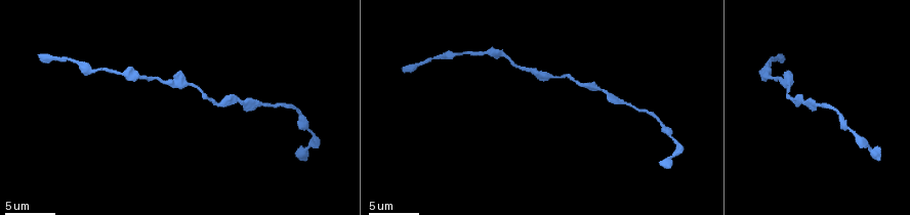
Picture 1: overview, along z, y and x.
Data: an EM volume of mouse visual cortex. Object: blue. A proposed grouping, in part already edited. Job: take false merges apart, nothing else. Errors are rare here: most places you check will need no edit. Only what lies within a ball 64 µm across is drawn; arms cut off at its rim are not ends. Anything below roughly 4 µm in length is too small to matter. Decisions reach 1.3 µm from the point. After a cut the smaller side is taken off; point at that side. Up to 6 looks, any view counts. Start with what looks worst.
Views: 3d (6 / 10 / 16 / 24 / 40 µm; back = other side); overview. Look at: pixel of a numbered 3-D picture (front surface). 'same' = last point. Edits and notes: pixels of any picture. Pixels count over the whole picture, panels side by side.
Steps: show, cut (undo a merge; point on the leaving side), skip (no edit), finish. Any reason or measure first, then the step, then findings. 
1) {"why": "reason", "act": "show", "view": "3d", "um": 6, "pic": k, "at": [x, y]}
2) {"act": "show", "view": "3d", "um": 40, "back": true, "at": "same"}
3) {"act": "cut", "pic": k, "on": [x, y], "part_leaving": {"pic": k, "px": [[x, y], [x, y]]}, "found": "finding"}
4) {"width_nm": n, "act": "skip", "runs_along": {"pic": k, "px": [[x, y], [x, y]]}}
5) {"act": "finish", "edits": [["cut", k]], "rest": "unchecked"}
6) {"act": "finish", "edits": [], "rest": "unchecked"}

{"why": "sudden change in width", "act": "show", "view": "3d", "um": 6, "pic": 1, "at": [532, 71]}

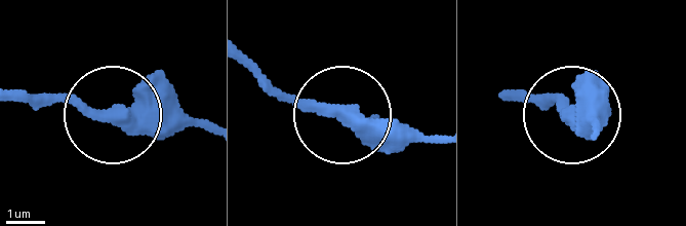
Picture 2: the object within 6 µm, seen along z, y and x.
{"act": "show", "view": "3d", "um": 6, "back": true, "pic": 2, "at": [119, 116]}

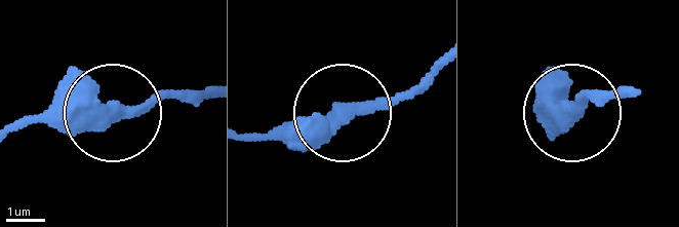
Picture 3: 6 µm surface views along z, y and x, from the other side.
{"act": "skip", "runs_along": {"pic": 3, "px": [[23, 124], [196, 99]]}, "found": "one cell here"}

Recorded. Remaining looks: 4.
{"why": "sudden change in width", "act": "show", "view": "3d", "um": 6, "pic": 1, "at": [480, 52]}

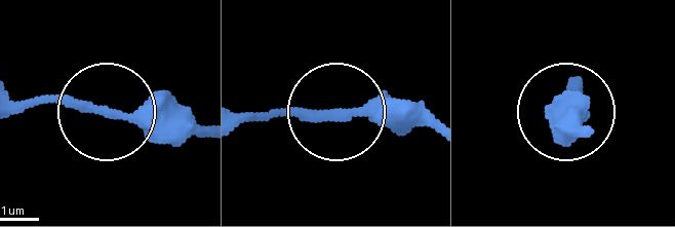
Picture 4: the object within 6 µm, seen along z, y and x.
{"act": "show", "view": "3d", "um": 6, "back": true, "pic": 4, "at": [339, 115]}

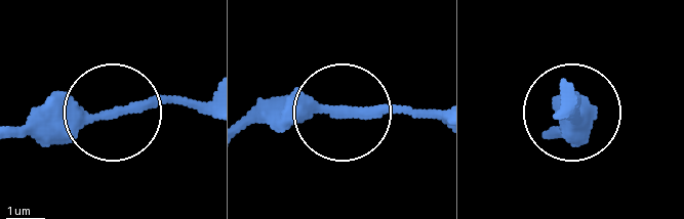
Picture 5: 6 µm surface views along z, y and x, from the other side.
{"act": "skip", "runs_along": {"pic": 5, "px": [[21, 132], [49, 120], [206, 100]]}, "found": "one cell here"}

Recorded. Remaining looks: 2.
{"why": "narrows sharply", "act": "show", "view": "3d", "um": 6, "pic": 1, "at": [604, 89]}

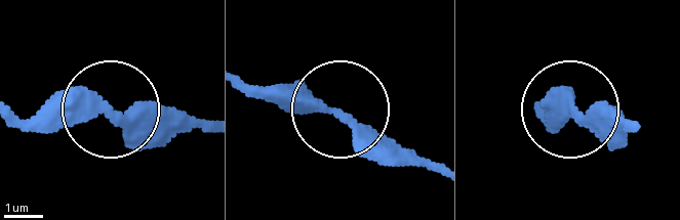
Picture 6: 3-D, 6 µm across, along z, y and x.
{"act": "show", "view": "3d", "um": 6, "back": true, "pic": 6, "at": [344, 114]}

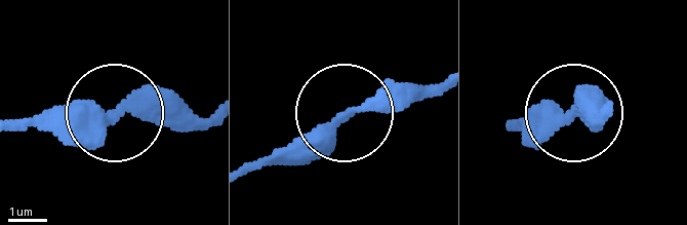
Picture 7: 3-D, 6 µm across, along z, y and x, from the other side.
{"act": "skip", "runs_along": {"pic": 7, "px": [[204, 119], [40, 119]]}, "found": "continuous, no second cell"}

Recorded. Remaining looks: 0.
{"act": "finish", "edits": [], "rest": "unchecked"}

